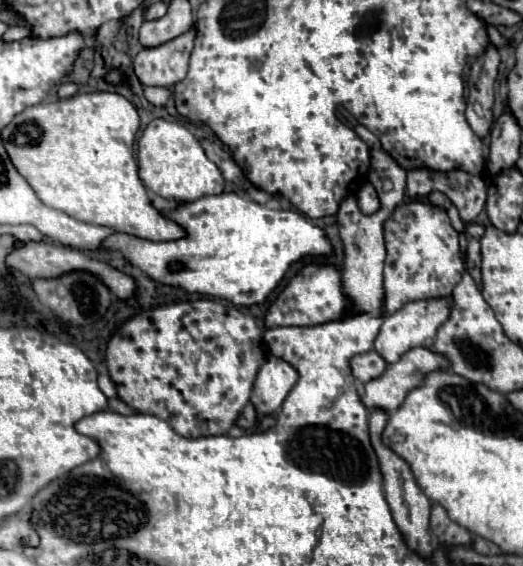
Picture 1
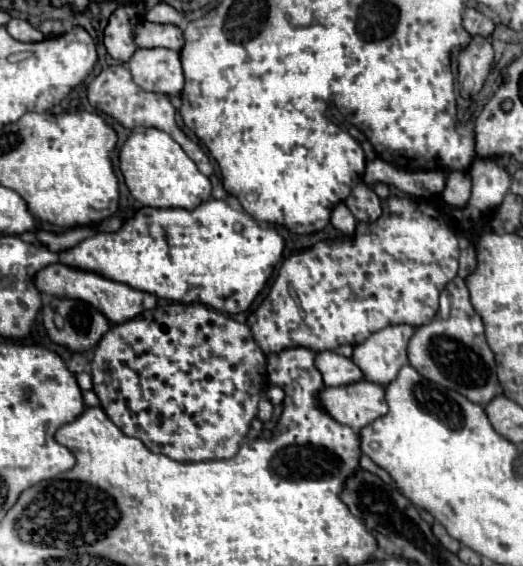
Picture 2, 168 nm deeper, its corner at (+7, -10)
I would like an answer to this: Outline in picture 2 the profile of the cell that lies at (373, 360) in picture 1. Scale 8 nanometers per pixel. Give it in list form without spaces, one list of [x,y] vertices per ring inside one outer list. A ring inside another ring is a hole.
[[[320,351],[318,359],[314,359],[318,371],[322,373],[322,379],[326,387],[338,387],[338,385],[350,385],[362,379],[360,369],[346,357],[334,353],[334,351]]]

